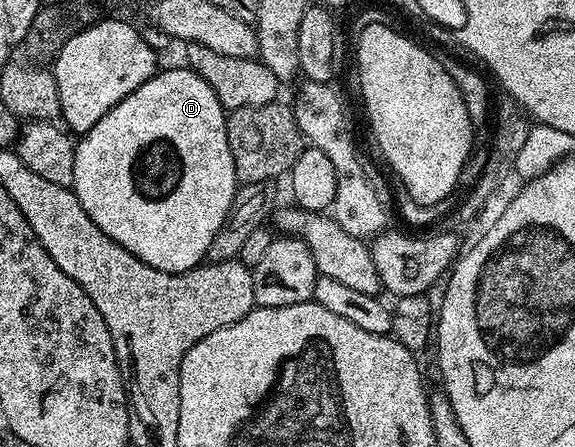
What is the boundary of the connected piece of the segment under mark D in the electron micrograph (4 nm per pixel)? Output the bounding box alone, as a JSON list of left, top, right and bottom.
[71,68,238,274]

